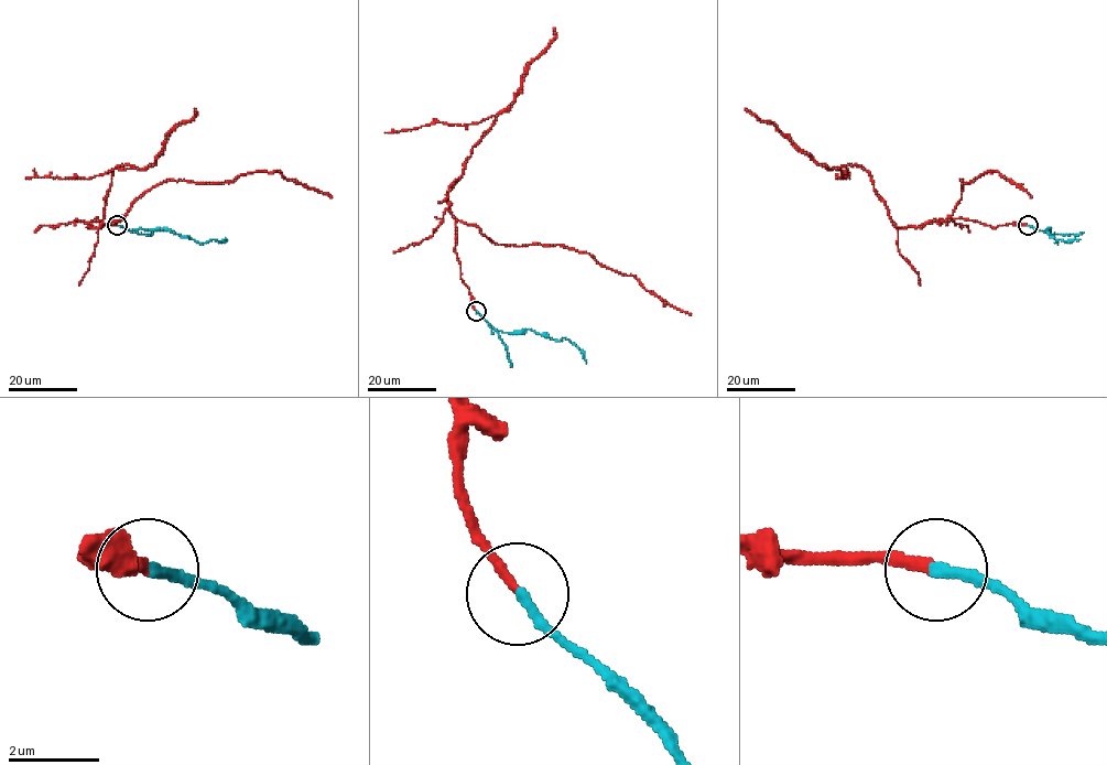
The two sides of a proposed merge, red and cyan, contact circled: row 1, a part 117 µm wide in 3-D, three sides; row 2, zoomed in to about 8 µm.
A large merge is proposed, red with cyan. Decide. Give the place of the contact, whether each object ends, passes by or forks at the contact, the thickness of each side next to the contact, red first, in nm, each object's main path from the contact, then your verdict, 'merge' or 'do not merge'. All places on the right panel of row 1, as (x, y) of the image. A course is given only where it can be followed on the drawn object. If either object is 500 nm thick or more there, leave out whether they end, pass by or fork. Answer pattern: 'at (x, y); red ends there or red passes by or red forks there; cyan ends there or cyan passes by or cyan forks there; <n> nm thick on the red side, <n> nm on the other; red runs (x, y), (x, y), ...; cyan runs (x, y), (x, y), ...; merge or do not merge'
at (1028, 225); red ends there; cyan ends there; 220 nm thick on the red side, 240 nm on the other; red runs (1028, 225), (937, 222), (952, 215), (961, 181), (973, 182), (987, 171), (997, 171), (1031, 198); cyan runs (1028, 225), (1042, 230), (1050, 229), (1046, 229), (1057, 243), (1057, 239), (1080, 239); do not merge

